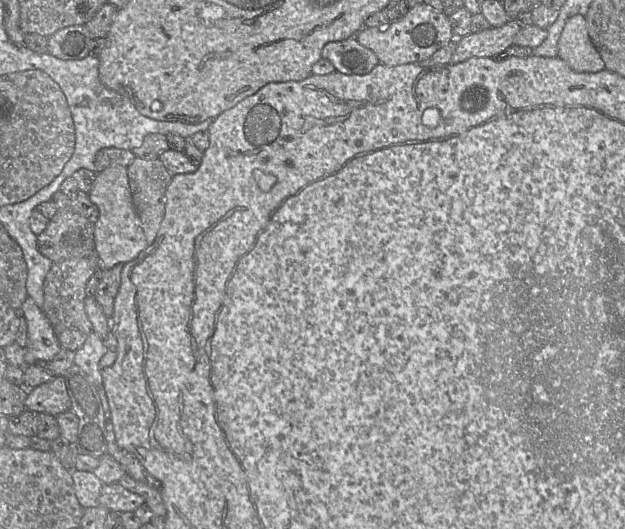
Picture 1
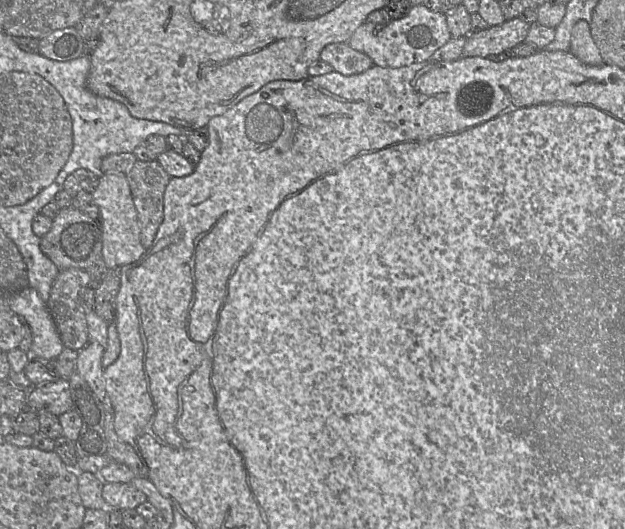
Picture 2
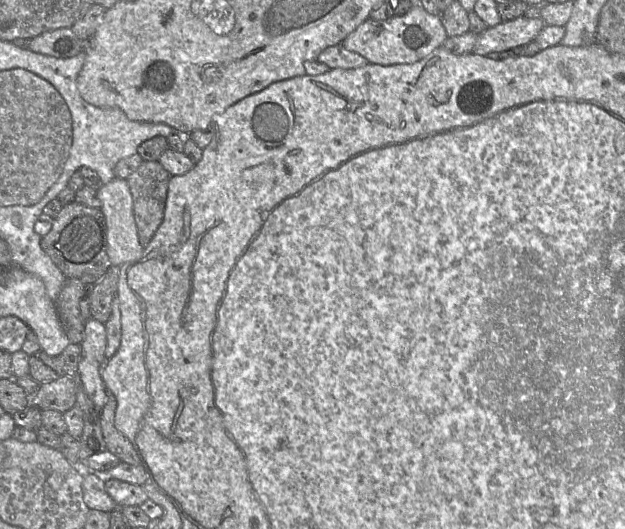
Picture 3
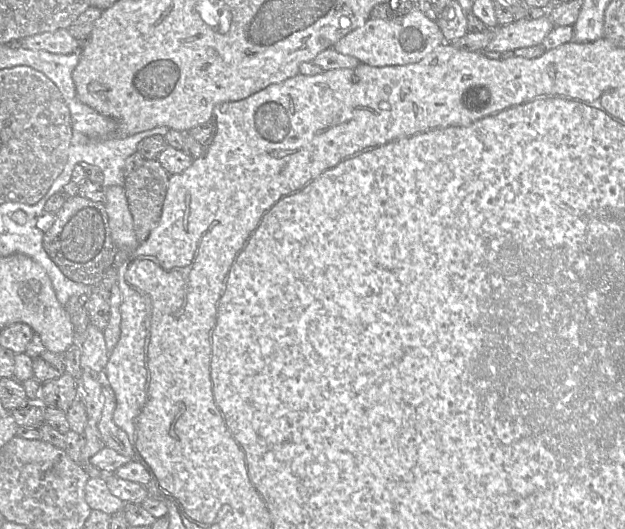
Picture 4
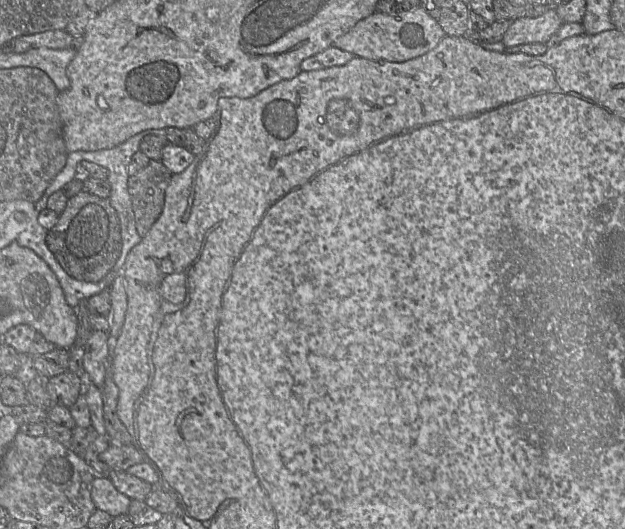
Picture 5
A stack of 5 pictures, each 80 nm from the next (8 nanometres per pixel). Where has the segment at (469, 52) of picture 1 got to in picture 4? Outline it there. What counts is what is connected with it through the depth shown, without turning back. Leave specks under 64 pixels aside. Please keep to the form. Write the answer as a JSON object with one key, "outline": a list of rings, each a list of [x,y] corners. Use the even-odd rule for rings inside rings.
{"outline":[[[547,15],[539,19],[524,18],[505,26],[498,26],[492,29],[493,37],[486,49],[505,52],[540,45],[553,28],[554,24]]]}

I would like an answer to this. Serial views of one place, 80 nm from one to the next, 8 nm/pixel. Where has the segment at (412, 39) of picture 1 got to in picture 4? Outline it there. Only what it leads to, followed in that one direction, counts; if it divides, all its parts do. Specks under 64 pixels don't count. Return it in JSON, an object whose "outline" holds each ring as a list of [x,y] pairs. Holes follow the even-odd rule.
{"outline":[[[414,9],[407,15],[394,15],[388,19],[371,17],[332,48],[341,54],[357,58],[360,63],[383,67],[419,62],[443,43],[444,35],[436,21],[426,17],[419,9]]]}

